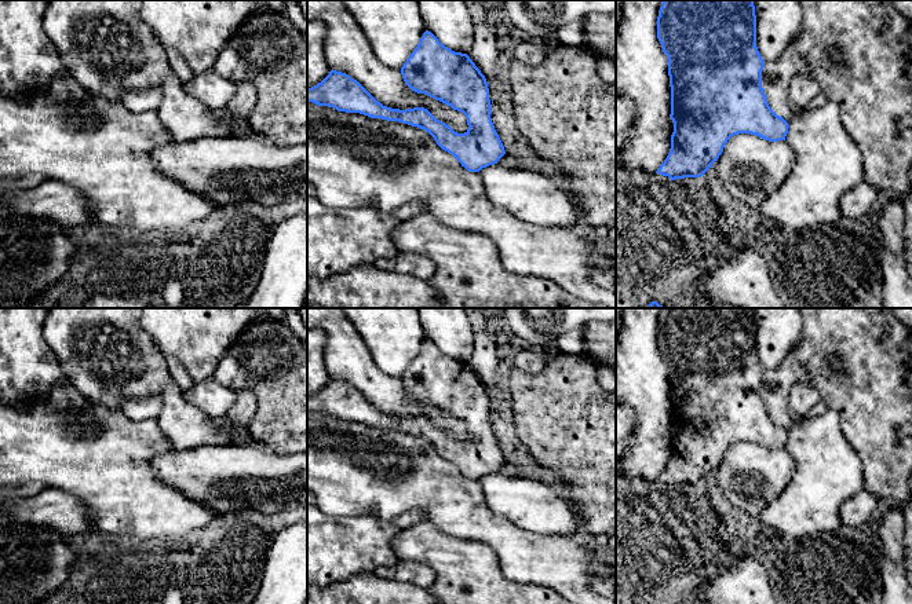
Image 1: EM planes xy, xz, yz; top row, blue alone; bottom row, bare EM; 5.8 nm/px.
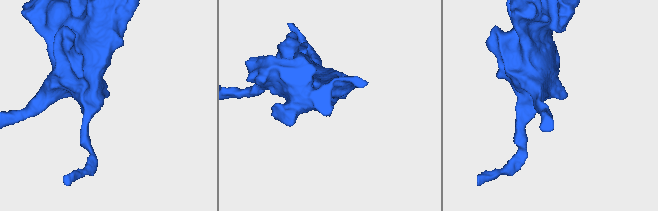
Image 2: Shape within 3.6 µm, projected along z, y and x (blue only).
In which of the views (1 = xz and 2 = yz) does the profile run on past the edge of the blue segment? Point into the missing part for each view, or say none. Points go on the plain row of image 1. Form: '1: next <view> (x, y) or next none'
1: next none
2: next none

